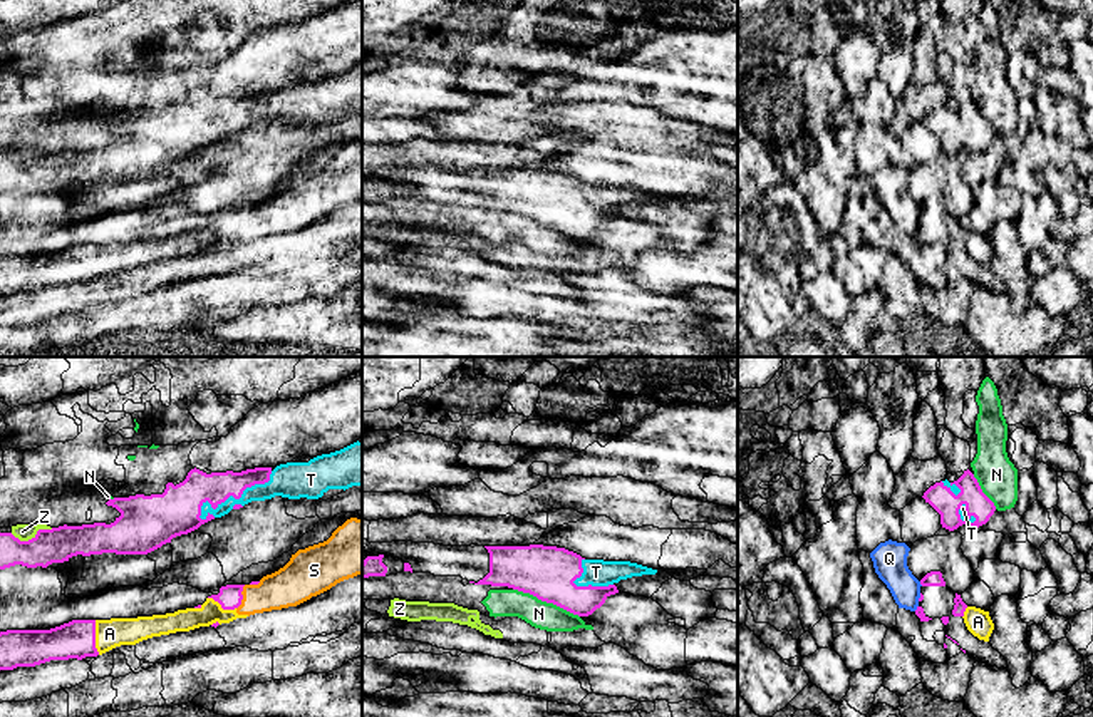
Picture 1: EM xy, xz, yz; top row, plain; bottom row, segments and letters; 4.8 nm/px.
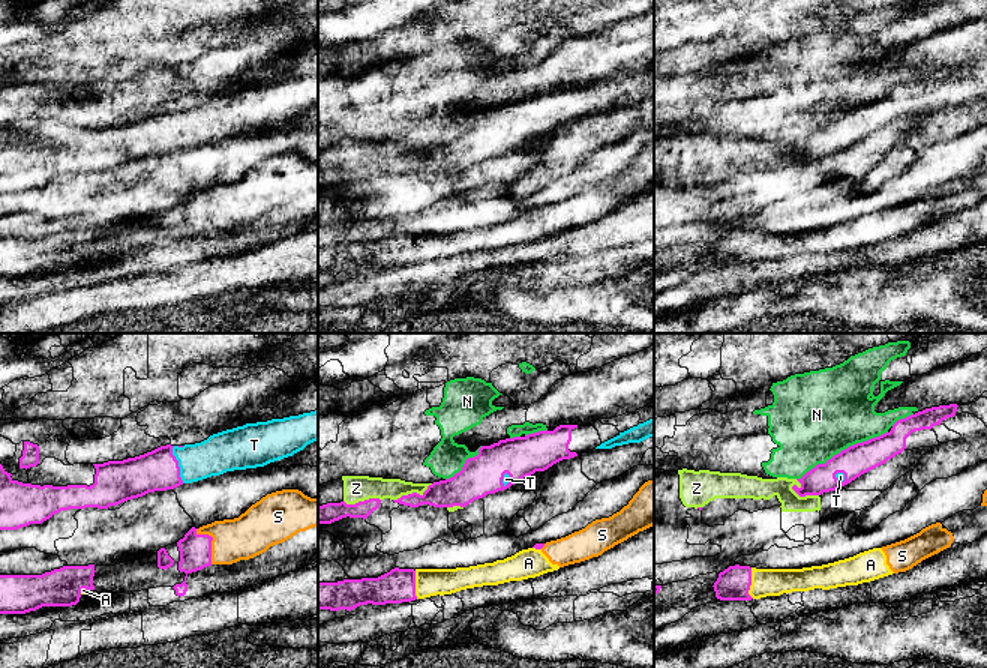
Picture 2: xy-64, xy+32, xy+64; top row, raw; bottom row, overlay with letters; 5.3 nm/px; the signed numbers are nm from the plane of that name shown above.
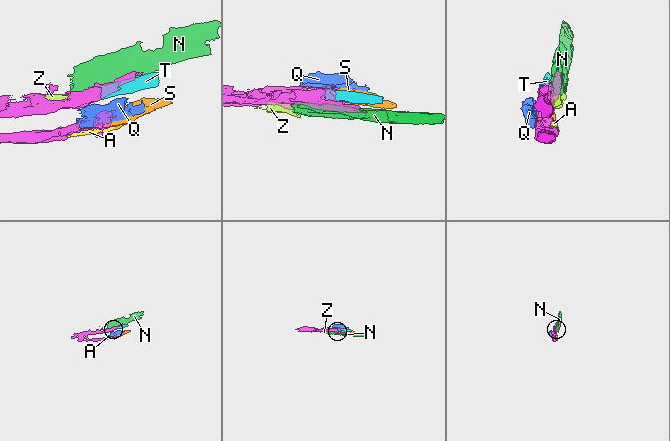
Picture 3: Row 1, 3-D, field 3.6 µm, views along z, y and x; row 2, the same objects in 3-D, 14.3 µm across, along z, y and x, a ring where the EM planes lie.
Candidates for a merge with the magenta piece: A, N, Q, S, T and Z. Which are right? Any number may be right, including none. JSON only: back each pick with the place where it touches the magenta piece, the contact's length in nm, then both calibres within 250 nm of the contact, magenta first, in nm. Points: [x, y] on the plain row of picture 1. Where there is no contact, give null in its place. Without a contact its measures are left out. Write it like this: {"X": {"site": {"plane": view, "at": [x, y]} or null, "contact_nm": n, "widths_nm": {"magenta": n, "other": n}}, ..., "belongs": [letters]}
{"belongs": []}

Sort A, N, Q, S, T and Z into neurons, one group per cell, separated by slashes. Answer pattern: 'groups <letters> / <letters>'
groups A S / N / Q / T / Z

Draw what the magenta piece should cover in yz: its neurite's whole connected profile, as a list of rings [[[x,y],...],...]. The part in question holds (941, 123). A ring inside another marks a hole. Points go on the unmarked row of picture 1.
[[[945,50],[937,52],[939,80],[947,90],[947,112],[942,106],[935,107],[924,117],[939,139],[942,152],[954,156],[966,149],[969,154],[979,152],[994,139],[994,127],[982,117],[971,87],[977,79],[977,59],[962,65]]]

